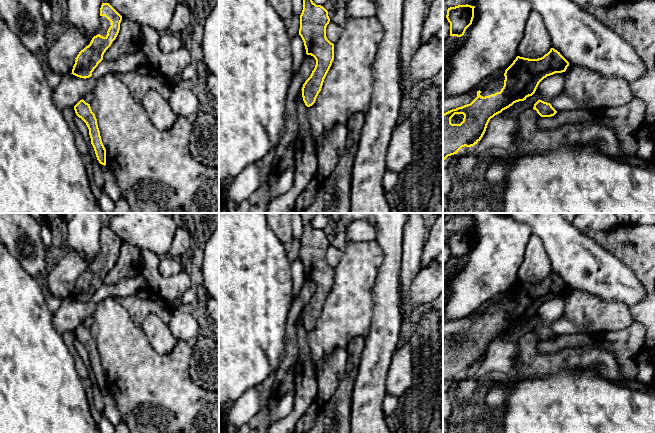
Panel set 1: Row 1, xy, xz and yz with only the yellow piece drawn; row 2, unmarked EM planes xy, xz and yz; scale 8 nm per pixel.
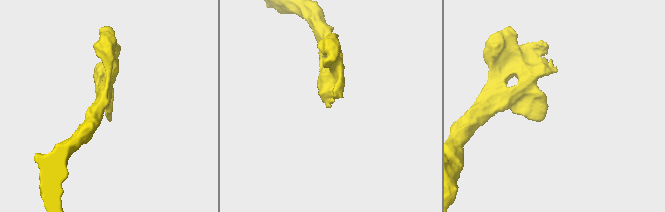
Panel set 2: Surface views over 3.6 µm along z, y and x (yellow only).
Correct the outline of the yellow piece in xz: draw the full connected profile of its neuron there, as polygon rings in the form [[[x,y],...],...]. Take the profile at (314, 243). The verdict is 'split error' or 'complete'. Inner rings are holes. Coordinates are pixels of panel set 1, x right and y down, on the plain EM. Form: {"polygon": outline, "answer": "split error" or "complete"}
{"polygon": [[[300,213],[303,234],[300,239],[299,259],[304,266],[306,278],[313,280],[316,284],[314,294],[301,313],[303,325],[307,331],[315,327],[334,284],[334,268],[326,261],[326,251],[330,246],[328,235],[312,225],[317,214]]], "answer": "complete"}

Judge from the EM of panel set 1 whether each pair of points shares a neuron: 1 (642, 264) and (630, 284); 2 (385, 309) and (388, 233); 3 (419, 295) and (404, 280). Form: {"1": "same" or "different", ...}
{"1": "different", "2": "same", "3": "different"}

